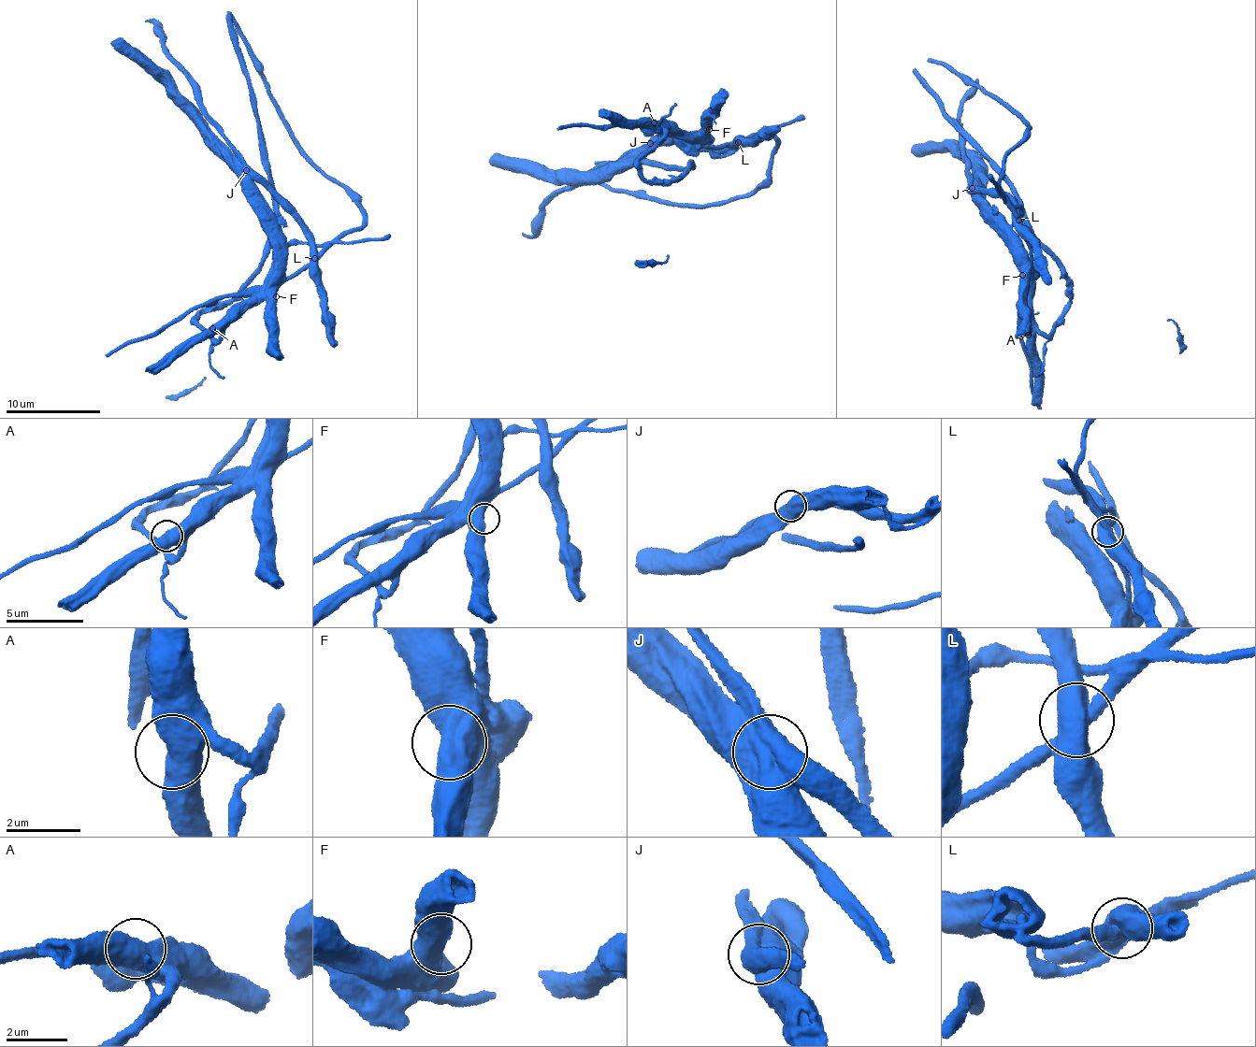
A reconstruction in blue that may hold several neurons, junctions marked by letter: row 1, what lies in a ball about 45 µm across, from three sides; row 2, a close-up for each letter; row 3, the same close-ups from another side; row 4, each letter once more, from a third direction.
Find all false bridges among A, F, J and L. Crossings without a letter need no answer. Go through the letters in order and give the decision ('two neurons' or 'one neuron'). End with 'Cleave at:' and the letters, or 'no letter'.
A: one neuron
F: one neuron
J: two neurons
L: two neurons
Cleave at: J, L

